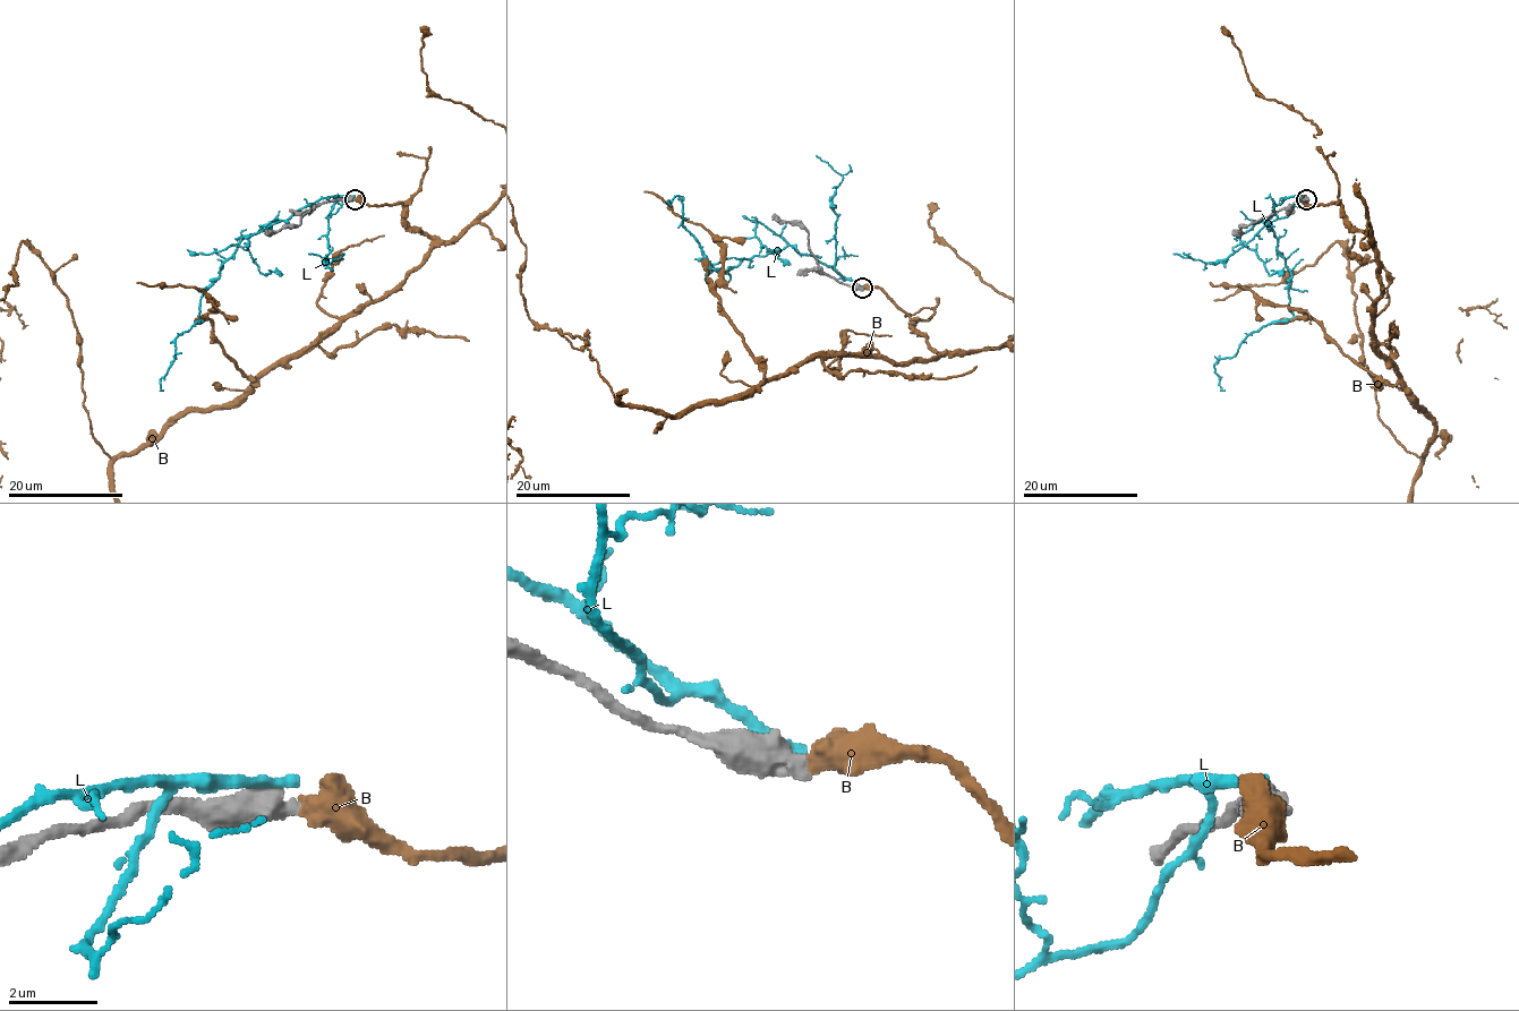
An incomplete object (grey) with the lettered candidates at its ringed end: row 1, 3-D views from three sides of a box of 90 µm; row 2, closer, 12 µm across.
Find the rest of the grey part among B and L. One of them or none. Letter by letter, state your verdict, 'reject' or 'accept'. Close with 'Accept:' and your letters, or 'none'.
B: accept
L: reject
Accept: B

